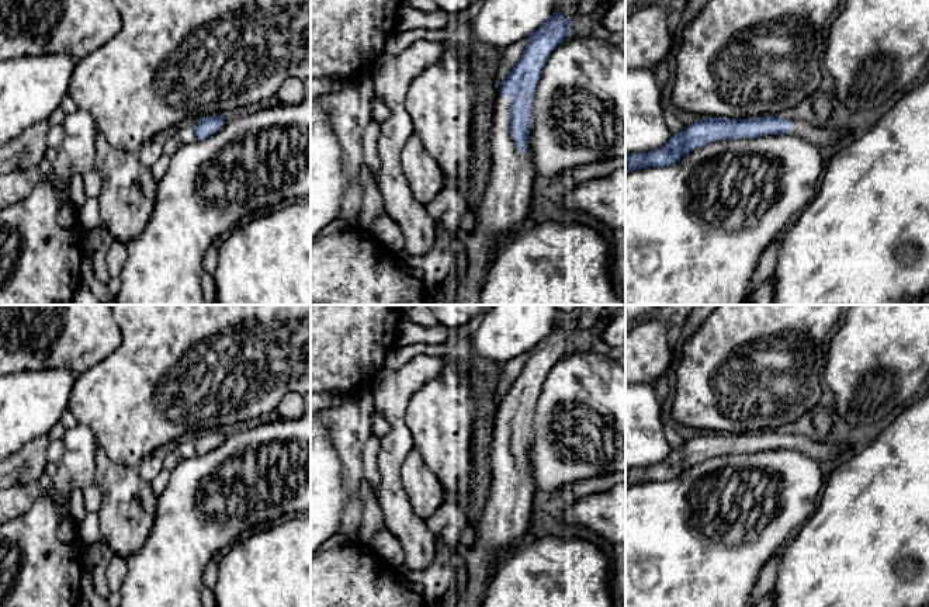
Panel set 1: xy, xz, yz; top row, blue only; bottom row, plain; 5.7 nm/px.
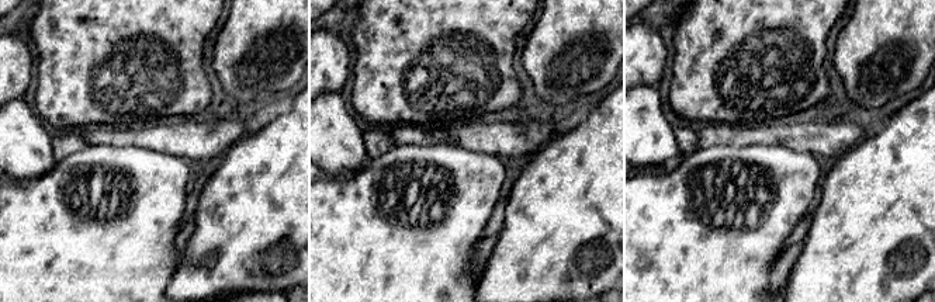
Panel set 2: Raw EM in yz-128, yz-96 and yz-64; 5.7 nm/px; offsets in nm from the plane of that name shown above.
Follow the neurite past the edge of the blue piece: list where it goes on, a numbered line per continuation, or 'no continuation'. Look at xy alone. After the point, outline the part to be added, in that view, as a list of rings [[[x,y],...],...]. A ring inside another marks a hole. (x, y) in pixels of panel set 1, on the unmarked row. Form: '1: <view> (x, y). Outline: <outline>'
1: xy (184, 448). Outline: [[[193,437],[181,438],[178,441],[174,452],[177,454],[177,457],[180,459],[186,459],[186,458],[194,457],[197,454],[195,452],[195,447],[194,447],[194,438]]]

